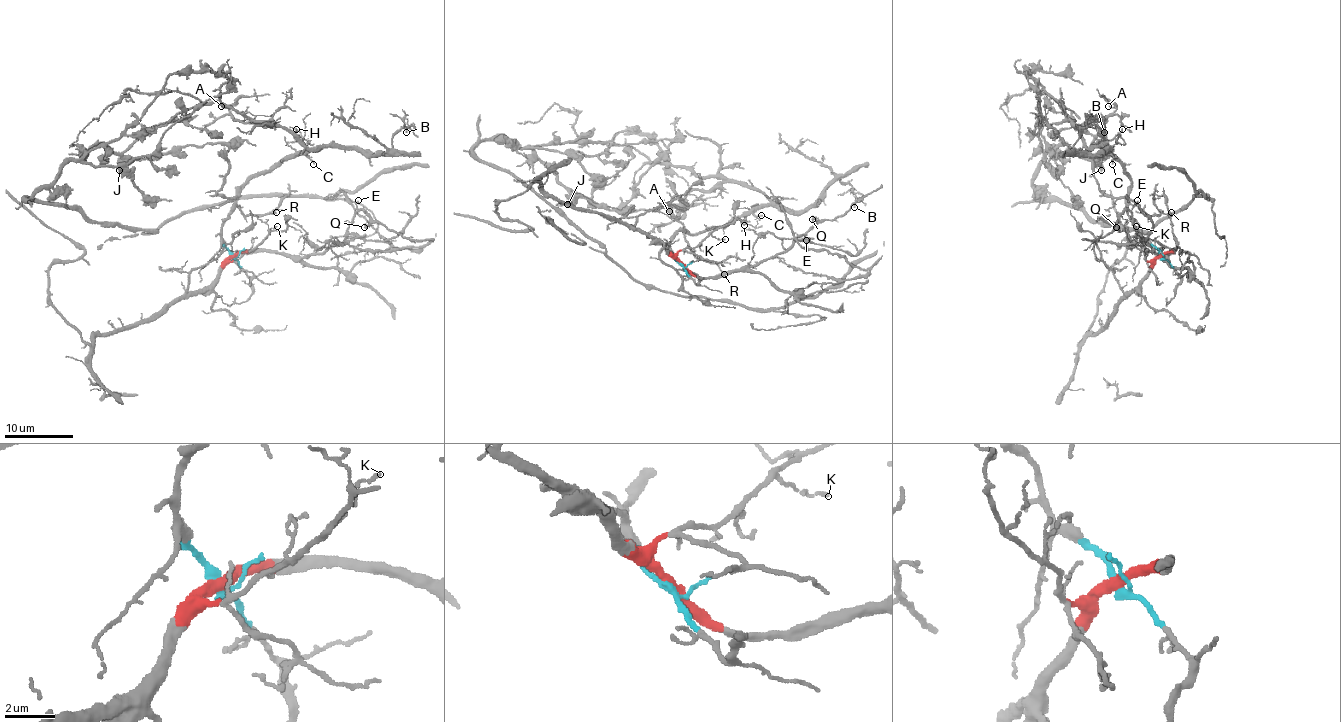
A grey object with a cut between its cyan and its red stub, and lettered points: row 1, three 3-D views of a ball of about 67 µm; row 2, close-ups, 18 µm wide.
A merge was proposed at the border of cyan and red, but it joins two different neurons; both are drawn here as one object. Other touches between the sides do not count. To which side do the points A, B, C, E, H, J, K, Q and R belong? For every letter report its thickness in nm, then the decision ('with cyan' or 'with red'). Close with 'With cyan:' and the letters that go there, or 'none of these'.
A: calibre 110 nm; with cyan
B: calibre 100 nm; with cyan
C: calibre 120 nm; with cyan
E: calibre 130 nm; with red
H: calibre 130 nm; with cyan
J: calibre 320 nm; with cyan
K: calibre 100 nm; with red
Q: calibre 160 nm; with red
R: calibre 140 nm; with cyan
With cyan: A, B, C, H, J, R

